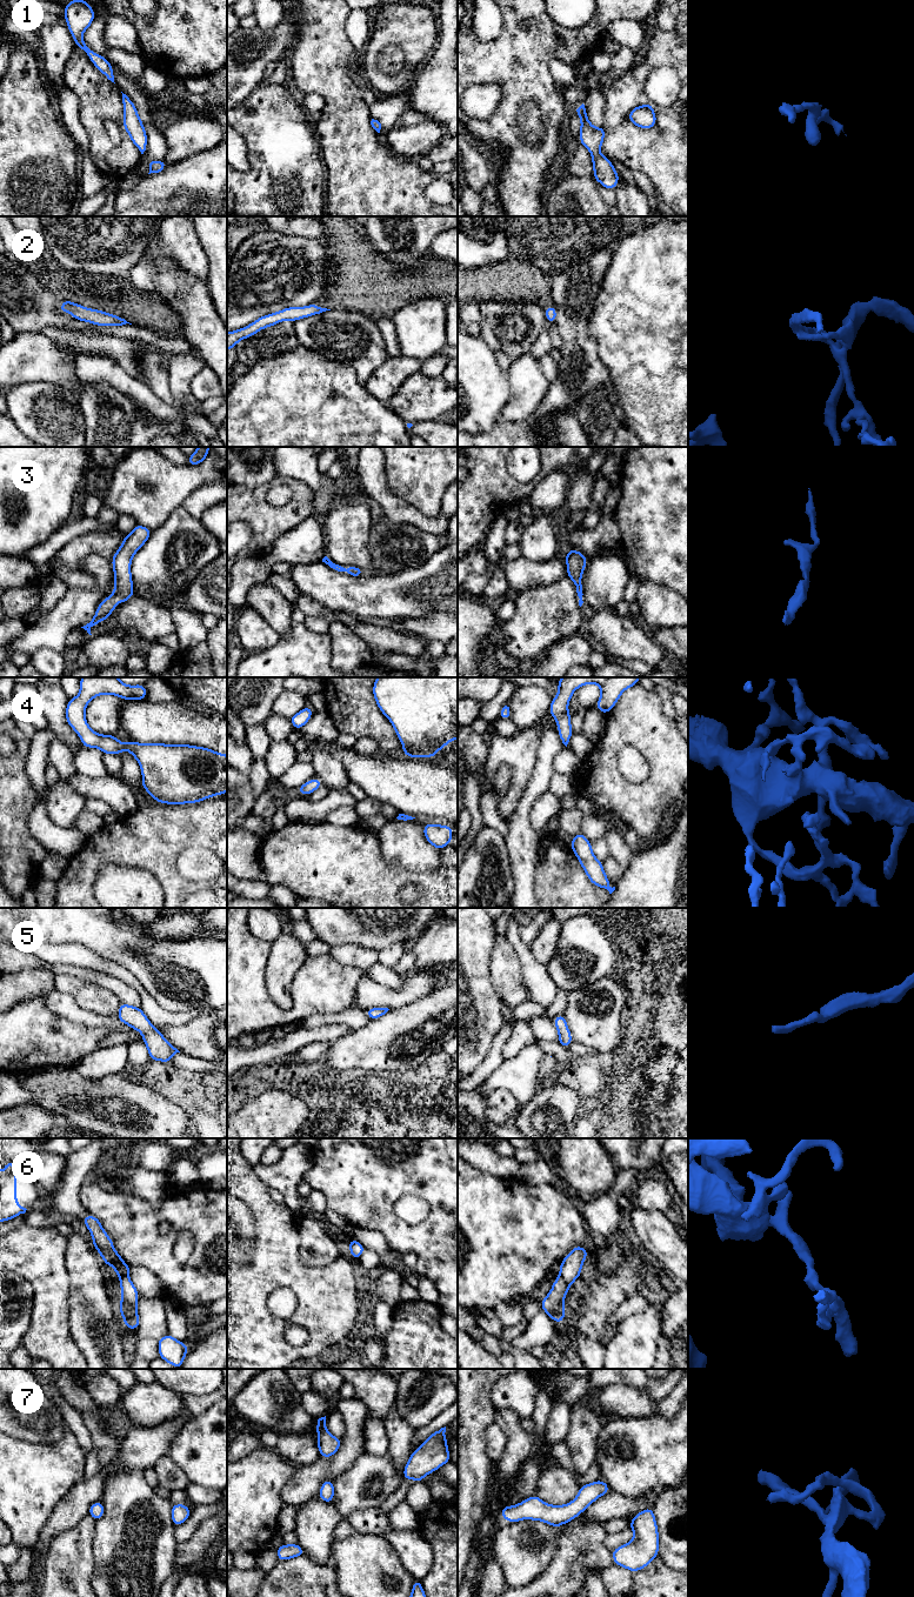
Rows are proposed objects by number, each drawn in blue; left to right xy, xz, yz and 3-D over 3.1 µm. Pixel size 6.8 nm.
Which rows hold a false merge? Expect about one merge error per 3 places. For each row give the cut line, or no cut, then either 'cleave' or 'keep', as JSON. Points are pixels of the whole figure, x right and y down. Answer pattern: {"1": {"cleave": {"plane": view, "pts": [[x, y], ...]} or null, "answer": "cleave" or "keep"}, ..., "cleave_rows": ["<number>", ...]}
{"1": {"cleave": null, "answer": "keep"}, "2": {"cleave": null, "answer": "keep"}, "3": {"cleave": null, "answer": "keep"}, "4": {"cleave": null, "answer": "keep"}, "5": {"cleave": null, "answer": "keep"}, "6": {"cleave": null, "answer": "keep"}, "7": {"cleave": null, "answer": "keep"}, "cleave_rows": []}

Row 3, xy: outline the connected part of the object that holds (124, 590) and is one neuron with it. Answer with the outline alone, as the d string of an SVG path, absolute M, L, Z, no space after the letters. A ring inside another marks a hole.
M136 524L129 535L124 536L120 548L112 557L115 577L114 592L99 603L94 617L86 626L81 627L89 635L92 635L91 628L108 619L119 602L126 602L135 594L132 582L131 562L134 554L145 544L152 532L141 524Z

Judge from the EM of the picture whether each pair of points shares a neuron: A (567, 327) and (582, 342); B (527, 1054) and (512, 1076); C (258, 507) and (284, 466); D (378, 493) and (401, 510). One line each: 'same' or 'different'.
A: same
B: same
C: different
D: same

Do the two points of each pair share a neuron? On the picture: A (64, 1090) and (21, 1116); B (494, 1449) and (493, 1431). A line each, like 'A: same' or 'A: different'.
A: different
B: same

